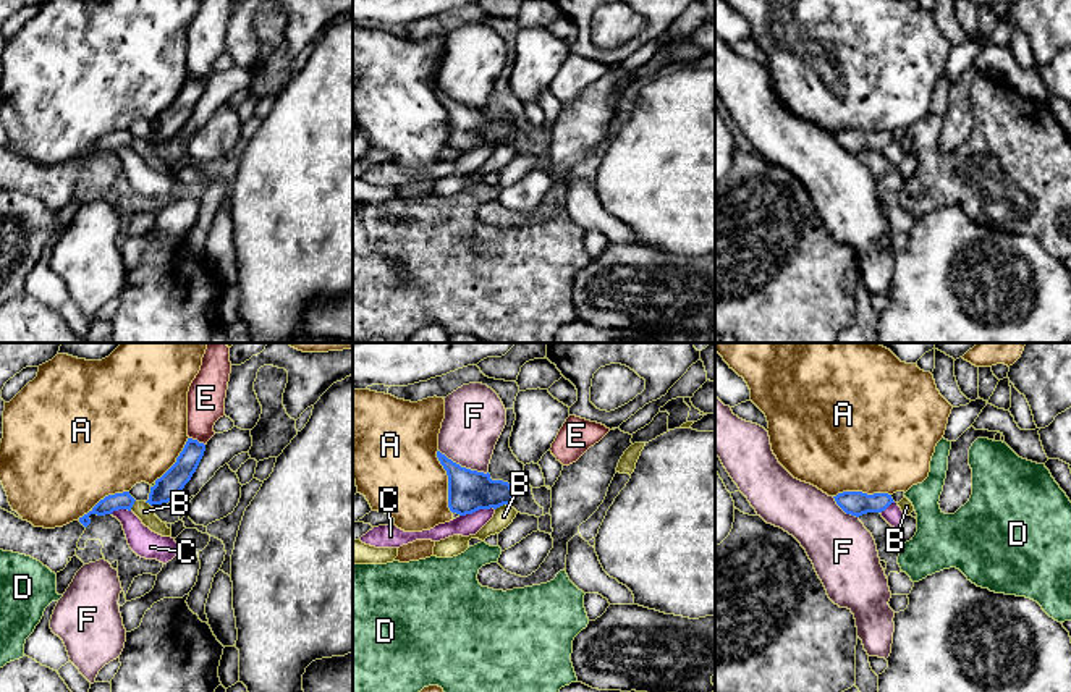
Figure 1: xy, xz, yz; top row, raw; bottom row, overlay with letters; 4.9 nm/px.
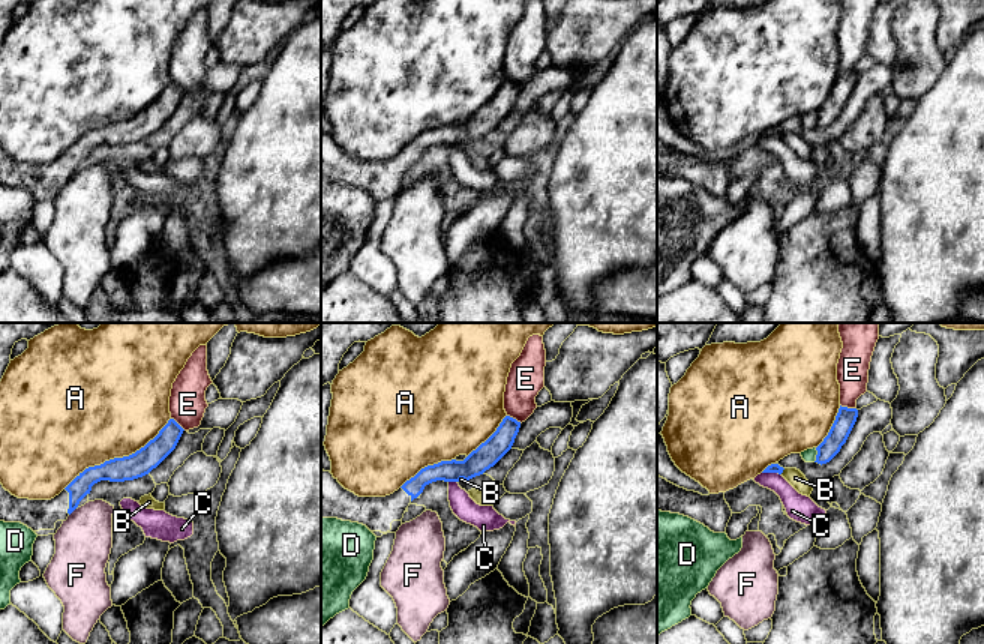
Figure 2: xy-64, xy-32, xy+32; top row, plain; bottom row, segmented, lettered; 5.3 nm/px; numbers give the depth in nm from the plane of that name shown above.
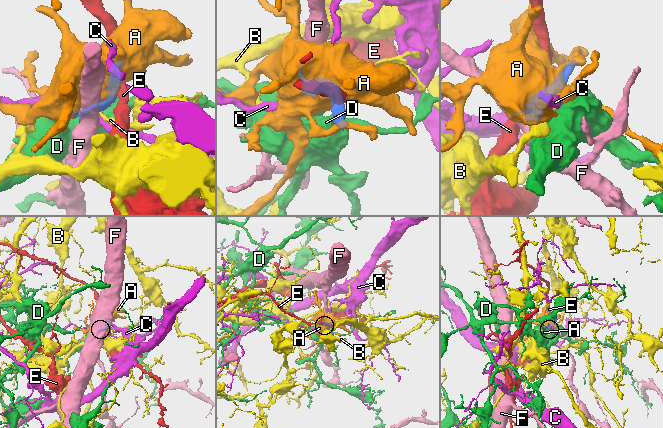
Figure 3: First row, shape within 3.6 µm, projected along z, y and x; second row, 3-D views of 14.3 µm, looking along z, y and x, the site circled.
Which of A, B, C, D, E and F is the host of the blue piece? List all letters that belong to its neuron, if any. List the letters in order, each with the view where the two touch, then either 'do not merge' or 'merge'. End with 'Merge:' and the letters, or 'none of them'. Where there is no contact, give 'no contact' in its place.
A: contact in xz; do not merge
B: contact in xz; do not merge
C: contact in xz; do not merge
D: contact in xy; do not merge
E: contact in xy; do not merge
F: contact in xz; do not merge
Merge: none of them

